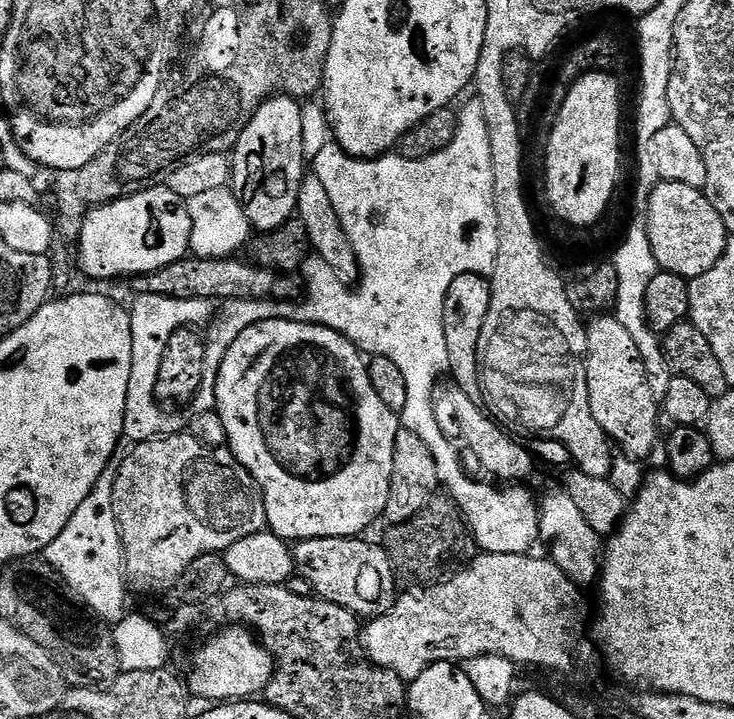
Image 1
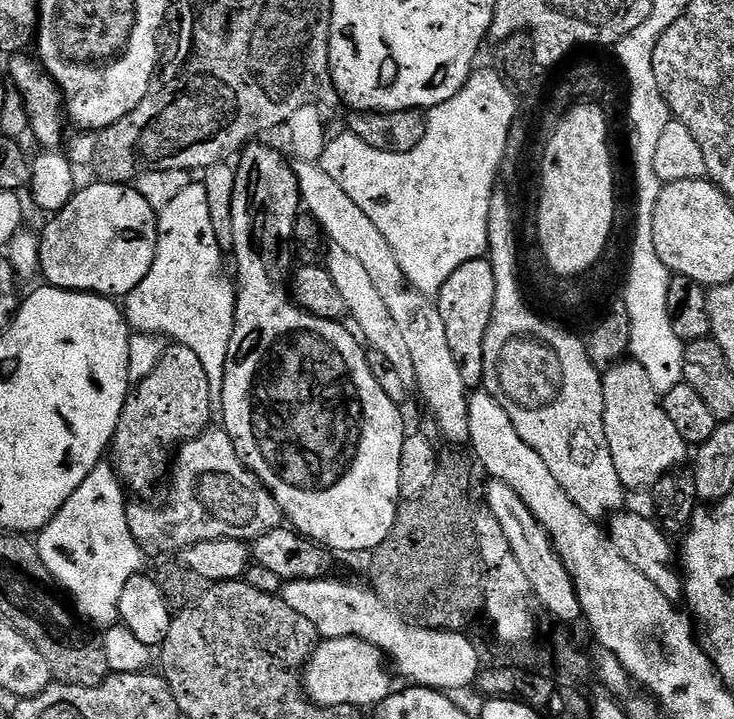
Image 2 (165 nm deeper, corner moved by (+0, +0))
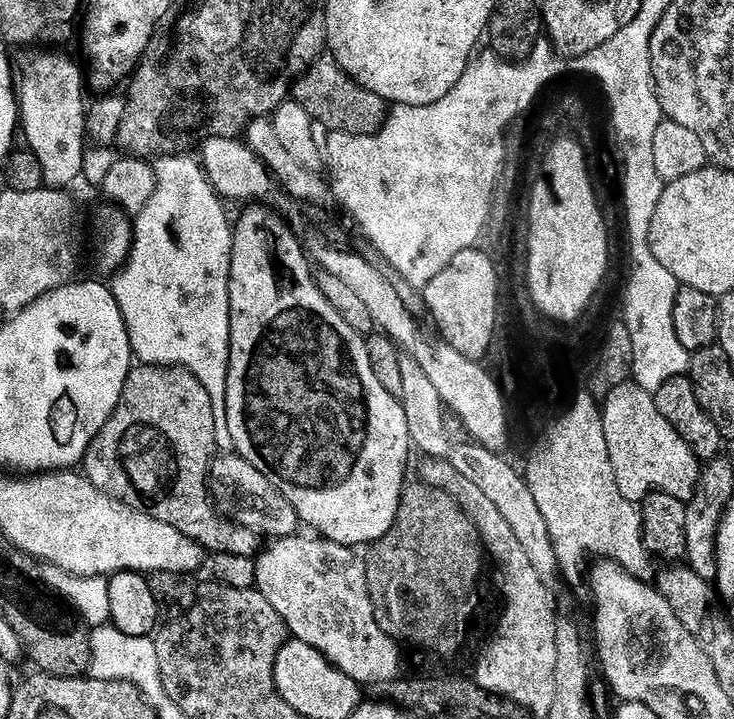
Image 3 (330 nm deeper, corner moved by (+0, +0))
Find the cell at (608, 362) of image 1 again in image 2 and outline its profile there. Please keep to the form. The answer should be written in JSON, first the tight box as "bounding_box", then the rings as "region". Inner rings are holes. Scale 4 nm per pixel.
{"bounding_box":[602,358,690,490],"region":[[[625,358],[618,364],[612,365],[602,376],[604,382],[604,433],[606,442],[610,446],[610,458],[614,458],[614,470],[618,470],[618,478],[625,489],[640,488],[636,490],[651,489],[667,472],[673,471],[684,459],[689,459],[690,445],[684,441],[682,434],[670,418],[666,418],[666,410],[662,403],[661,393],[650,382],[646,370],[637,360]]]}

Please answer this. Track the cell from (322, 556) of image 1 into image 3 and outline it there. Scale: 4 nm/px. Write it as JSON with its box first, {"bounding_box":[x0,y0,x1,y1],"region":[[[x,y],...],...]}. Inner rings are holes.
{"bounding_box":[82,366,257,557],"region":[[[136,366],[133,367],[131,374],[126,378],[126,386],[122,390],[122,398],[118,398],[118,406],[114,410],[114,414],[110,414],[106,426],[102,426],[100,433],[90,442],[82,461],[82,474],[94,487],[102,490],[102,494],[106,494],[110,498],[130,506],[136,512],[141,512],[150,518],[154,518],[158,522],[164,522],[166,526],[172,526],[174,530],[178,530],[178,534],[182,534],[186,538],[193,540],[195,544],[199,544],[205,553],[215,554],[221,552],[222,554],[251,557],[257,551],[257,533],[250,531],[249,528],[242,528],[239,524],[221,515],[210,495],[210,469],[212,461],[218,452],[216,447],[218,447],[218,441],[216,438],[216,427],[214,426],[214,414],[202,385],[195,378],[189,376],[187,372],[178,368]]]}

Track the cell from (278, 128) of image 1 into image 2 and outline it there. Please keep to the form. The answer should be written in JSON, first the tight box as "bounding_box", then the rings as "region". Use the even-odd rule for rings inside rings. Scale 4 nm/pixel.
{"bounding_box":[222,142,406,553],"region":[[[253,142],[239,153],[240,169],[236,172],[236,185],[232,188],[232,252],[236,255],[236,321],[234,334],[230,338],[230,354],[226,358],[226,374],[224,375],[224,414],[222,427],[228,433],[230,442],[234,442],[234,450],[238,450],[240,460],[258,479],[268,487],[268,493],[278,502],[281,513],[287,523],[295,528],[301,536],[307,536],[316,544],[322,544],[333,553],[365,552],[371,553],[390,534],[396,521],[396,513],[400,511],[400,463],[402,462],[402,442],[406,435],[404,416],[401,405],[390,402],[386,398],[382,386],[370,374],[368,352],[365,345],[351,331],[347,332],[343,323],[334,320],[314,318],[293,301],[289,289],[280,281],[280,272],[276,263],[288,256],[288,244],[293,243],[292,228],[301,211],[300,191],[296,185],[296,169],[276,148],[264,142]]]}

